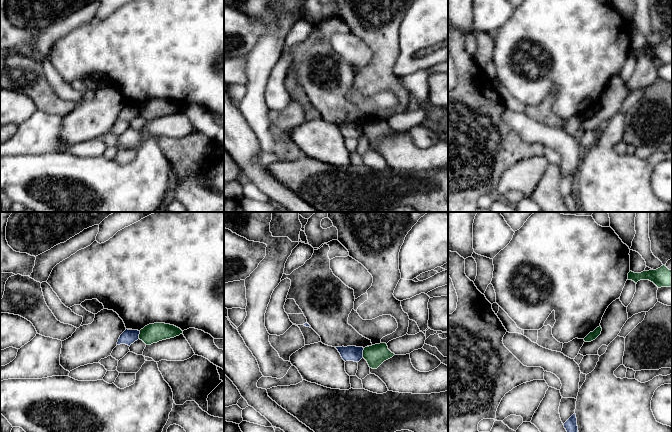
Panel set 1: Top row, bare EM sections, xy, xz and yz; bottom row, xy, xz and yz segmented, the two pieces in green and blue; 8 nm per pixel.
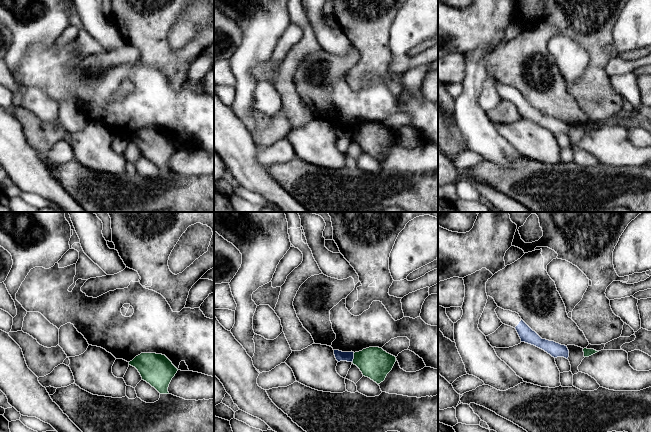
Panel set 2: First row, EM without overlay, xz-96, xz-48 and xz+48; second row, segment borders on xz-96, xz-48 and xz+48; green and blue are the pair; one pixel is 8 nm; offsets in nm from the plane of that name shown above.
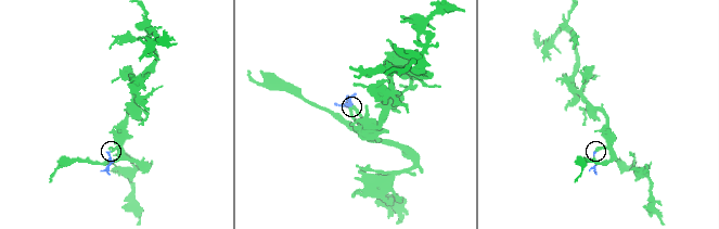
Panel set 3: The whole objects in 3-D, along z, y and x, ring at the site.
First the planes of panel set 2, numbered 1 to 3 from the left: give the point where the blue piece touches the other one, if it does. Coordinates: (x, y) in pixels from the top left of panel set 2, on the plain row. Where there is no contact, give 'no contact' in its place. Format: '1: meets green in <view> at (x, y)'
1: no contact
2: meets green in xz-48 at (354, 134)
3: no contact

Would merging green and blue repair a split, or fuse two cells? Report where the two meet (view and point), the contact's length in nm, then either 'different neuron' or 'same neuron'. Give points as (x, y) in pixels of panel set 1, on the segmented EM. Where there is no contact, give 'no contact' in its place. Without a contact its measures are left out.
xz (363, 353) | 80 nm | different neuron

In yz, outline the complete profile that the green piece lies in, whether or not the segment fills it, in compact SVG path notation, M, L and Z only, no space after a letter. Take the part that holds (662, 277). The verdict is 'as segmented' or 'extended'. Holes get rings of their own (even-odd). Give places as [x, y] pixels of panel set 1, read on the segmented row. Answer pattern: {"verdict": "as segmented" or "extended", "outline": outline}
{"verdict": "as segmented", "outline": "M665 265L656 270L643 271L641 273L628 273L628 279L636 284L640 280L649 280L653 282L658 288L672 287L672 270L669 270Z"}

